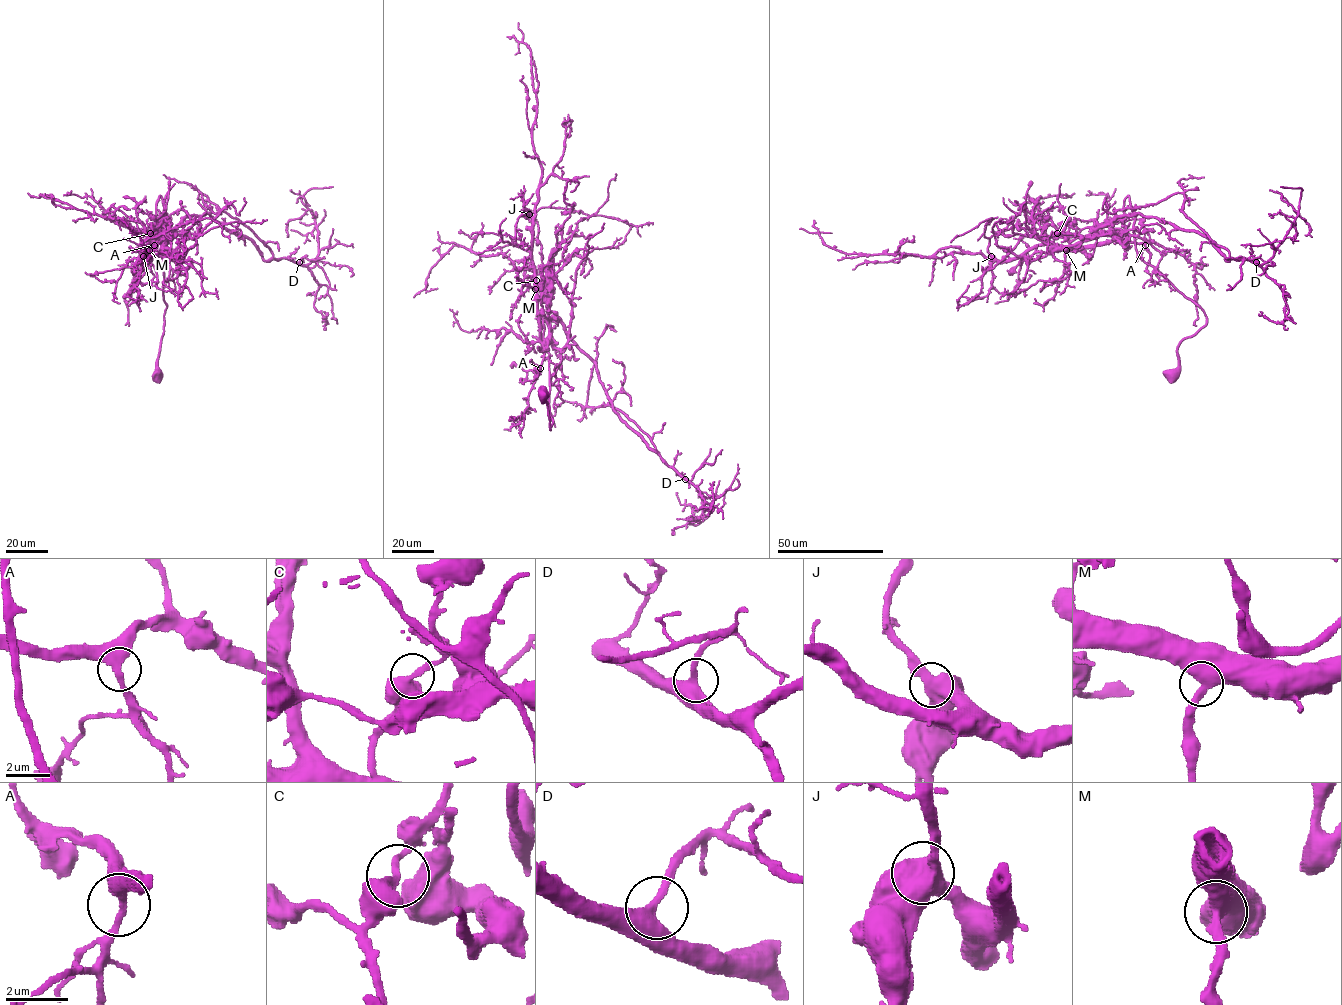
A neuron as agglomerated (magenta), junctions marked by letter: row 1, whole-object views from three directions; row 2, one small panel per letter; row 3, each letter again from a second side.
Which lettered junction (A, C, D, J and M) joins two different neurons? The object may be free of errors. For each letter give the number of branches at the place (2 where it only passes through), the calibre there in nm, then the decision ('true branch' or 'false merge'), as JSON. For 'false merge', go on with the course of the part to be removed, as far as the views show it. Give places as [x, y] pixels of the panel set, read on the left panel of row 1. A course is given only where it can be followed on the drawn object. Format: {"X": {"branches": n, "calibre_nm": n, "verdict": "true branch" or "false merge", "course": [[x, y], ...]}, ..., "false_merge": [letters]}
{"A": {"branches": 2, "calibre_nm": 440, "verdict": "true branch"}, "C": {"branches": 2, "calibre_nm": 360, "verdict": "false merge", "course": [[150, 233], [162, 239], [207, 213], [268, 260], [265, 245], [201, 193], [214, 213], [226, 201], [230, 209]]}, "D": {"branches": 2, "calibre_nm": 480, "verdict": "true branch"}, "J": {"branches": 2, "calibre_nm": 550, "verdict": "true branch"}, "M": {"branches": 2, "calibre_nm": 550, "verdict": "true branch"}, "false_merge": ["C"]}

